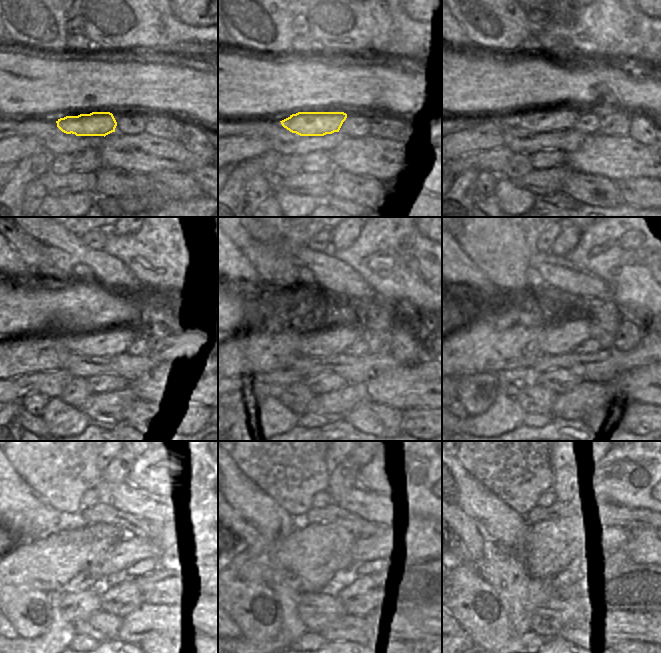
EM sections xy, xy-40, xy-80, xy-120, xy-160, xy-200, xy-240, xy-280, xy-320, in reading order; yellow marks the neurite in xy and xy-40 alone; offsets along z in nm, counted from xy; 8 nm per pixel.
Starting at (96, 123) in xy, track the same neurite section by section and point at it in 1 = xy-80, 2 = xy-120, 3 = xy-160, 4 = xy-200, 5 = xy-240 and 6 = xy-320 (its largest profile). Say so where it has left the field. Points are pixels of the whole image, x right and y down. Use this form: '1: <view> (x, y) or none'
1: xy-80 (543, 120)
2: xy-120 (112, 341)
3: xy-160 (335, 340)
4: xy-200 (560, 338)
5: xy-240 (135, 548)
6: xy-320 (607, 539)

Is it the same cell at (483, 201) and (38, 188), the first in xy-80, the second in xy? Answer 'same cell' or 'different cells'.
different cells

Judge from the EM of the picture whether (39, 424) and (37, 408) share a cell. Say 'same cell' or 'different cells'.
different cells

